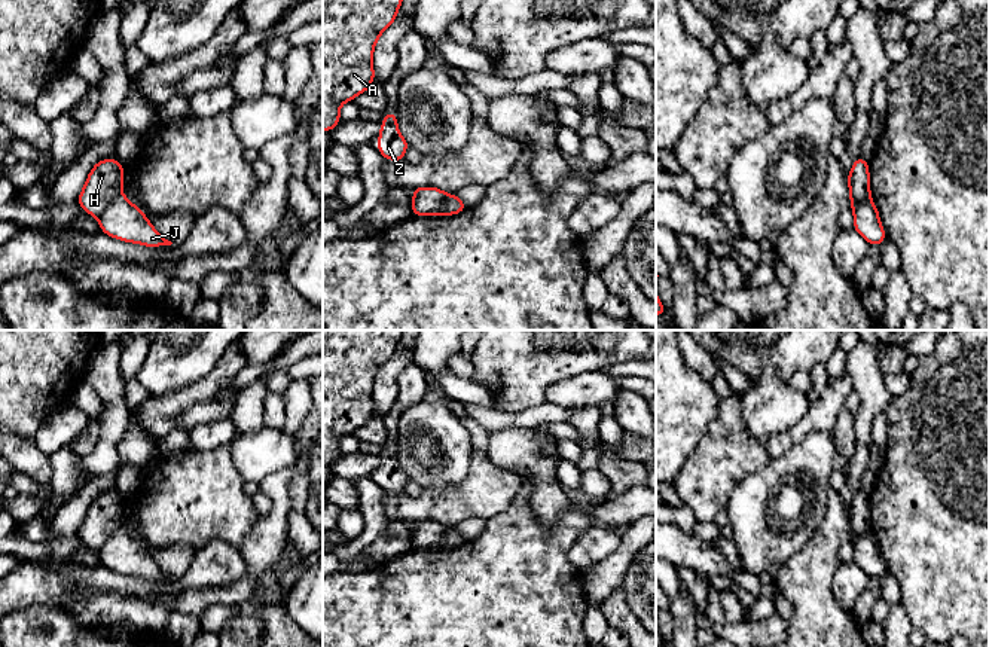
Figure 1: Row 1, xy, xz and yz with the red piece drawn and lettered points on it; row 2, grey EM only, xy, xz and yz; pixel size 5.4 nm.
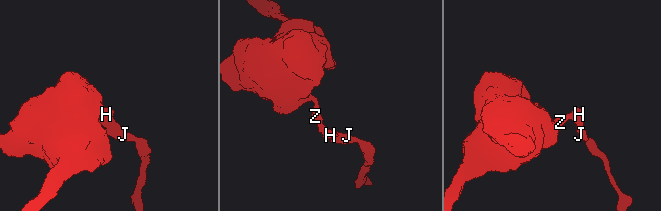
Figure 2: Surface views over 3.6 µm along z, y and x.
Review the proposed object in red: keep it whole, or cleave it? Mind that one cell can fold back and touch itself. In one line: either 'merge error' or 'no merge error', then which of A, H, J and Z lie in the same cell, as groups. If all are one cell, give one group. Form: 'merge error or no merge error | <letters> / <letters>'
merge error | A H Z / J

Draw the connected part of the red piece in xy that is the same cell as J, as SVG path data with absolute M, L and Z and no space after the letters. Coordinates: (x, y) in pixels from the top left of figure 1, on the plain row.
M123 527L117 528L98 550L100 562L112 571L146 580L171 579L149 555L144 546Z

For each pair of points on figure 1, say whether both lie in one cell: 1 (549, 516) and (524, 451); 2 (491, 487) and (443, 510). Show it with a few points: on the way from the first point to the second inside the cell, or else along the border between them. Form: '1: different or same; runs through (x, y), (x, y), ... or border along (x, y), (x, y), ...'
1: same; runs through (548, 500), (543, 478), (534, 467)
2: same; runs through (479, 496), (455, 503)

